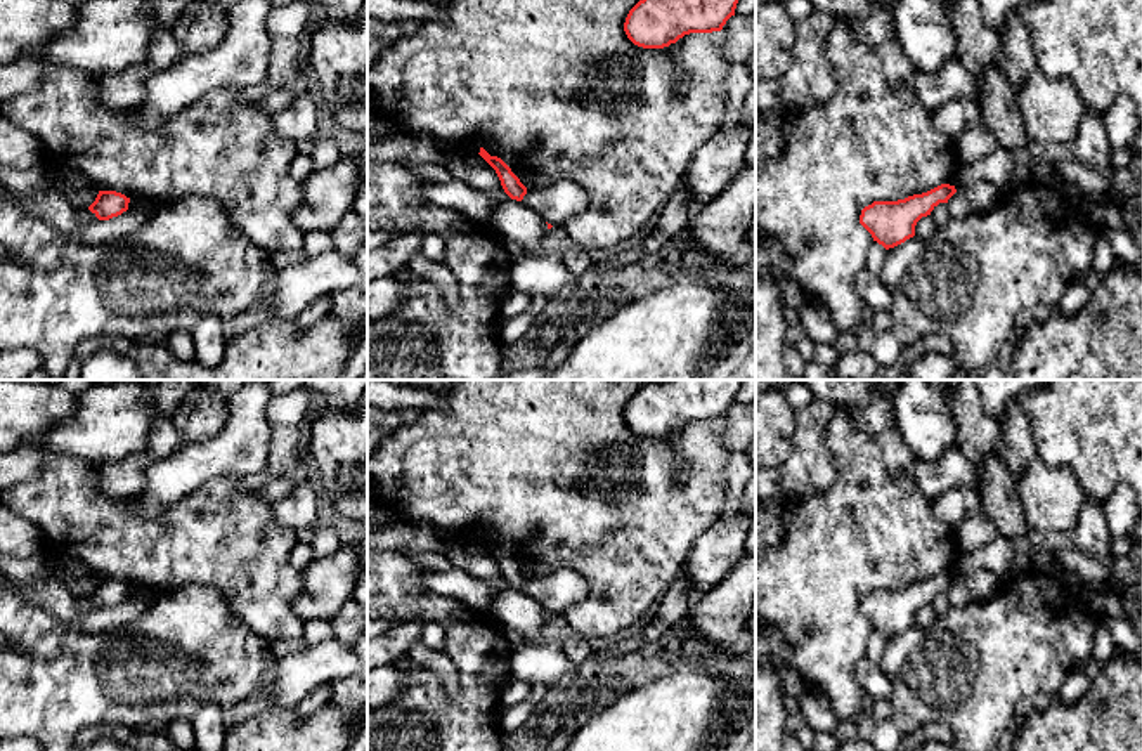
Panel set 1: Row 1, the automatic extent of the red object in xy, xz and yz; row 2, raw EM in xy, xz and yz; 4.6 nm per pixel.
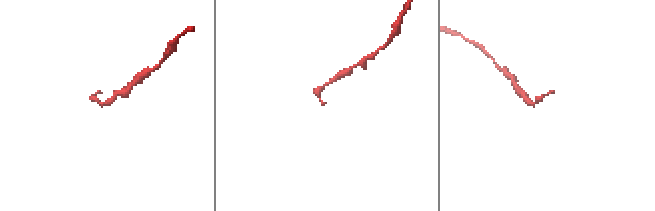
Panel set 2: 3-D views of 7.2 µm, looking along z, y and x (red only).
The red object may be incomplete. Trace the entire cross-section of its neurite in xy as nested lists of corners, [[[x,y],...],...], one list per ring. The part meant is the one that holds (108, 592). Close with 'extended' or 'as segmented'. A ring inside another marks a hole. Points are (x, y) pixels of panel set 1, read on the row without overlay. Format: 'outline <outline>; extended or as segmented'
outline [[[99,579],[95,590],[88,595],[88,598],[99,609],[109,609],[113,605],[121,604],[128,598],[130,586],[116,579]]]; as segmented

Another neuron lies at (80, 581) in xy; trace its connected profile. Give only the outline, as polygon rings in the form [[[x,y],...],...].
[[[62,558],[54,565],[57,579],[78,598],[88,597],[99,583],[99,578],[78,562]]]

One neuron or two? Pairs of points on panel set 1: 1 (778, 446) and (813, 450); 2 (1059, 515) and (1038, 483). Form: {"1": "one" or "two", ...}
{"1": "two", "2": "one"}

